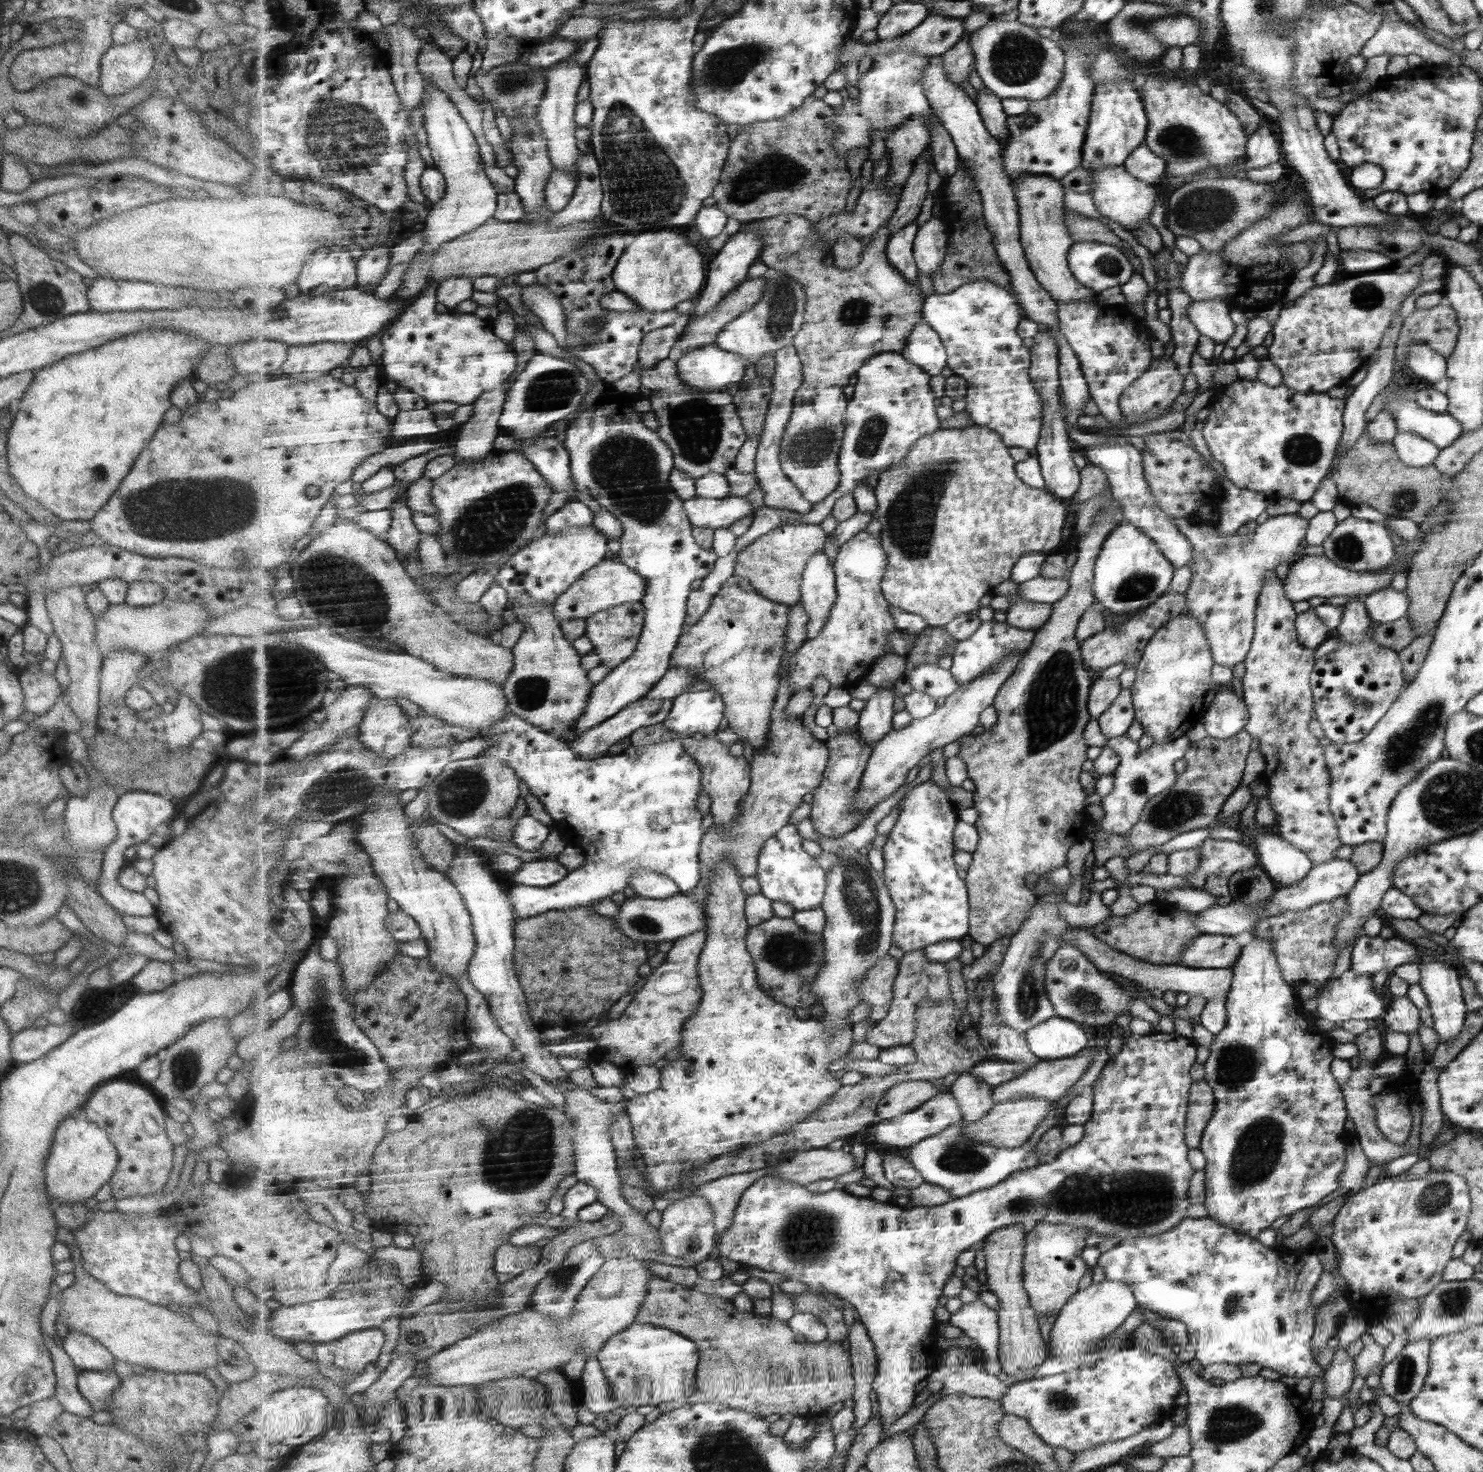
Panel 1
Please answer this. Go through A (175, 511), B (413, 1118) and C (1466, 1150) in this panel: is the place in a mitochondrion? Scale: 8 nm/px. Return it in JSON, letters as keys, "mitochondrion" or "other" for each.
{"A":"mitochondrion","B":"other","C":"other"}

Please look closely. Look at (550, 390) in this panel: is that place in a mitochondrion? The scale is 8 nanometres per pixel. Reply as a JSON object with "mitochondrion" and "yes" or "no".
{"mitochondrion":"yes"}

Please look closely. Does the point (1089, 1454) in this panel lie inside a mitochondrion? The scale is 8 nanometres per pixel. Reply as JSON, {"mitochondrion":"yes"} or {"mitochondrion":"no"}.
{"mitochondrion":"no"}

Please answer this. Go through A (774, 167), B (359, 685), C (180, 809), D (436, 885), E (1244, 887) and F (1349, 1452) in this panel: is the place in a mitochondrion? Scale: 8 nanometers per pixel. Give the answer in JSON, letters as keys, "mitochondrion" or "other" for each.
{"A":"mitochondrion","B":"other","C":"other","D":"other","E":"mitochondrion","F":"other"}

